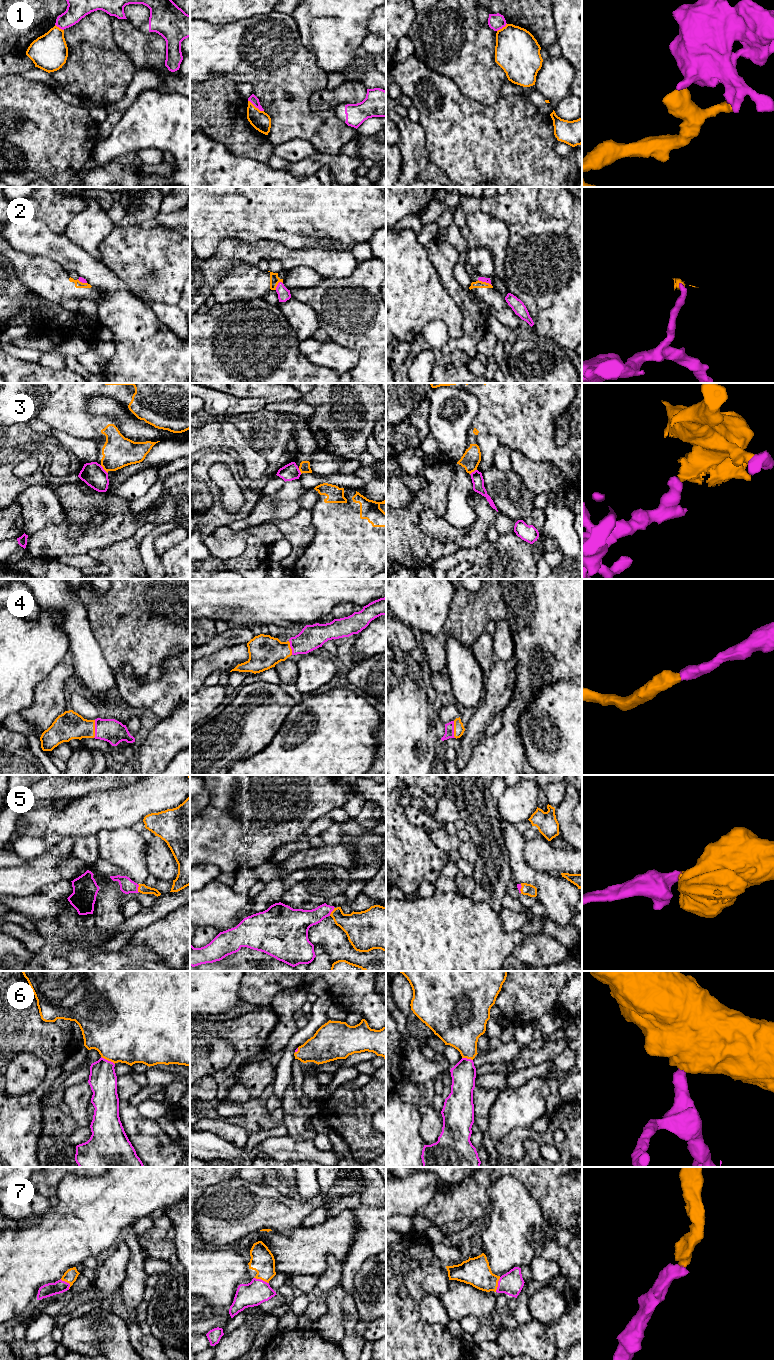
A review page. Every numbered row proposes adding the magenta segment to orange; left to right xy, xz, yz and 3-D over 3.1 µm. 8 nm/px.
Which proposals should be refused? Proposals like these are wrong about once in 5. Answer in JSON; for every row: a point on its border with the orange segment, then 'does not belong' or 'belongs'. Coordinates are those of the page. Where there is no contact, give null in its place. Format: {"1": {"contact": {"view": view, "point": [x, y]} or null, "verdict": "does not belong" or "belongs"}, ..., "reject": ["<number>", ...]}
{"1": {"contact": {"view": "xz", "point": [255, 107]}, "verdict": "does not belong"}, "2": {"contact": {"view": "xz", "point": [277, 284]}, "verdict": "does not belong"}, "3": {"contact": {"view": "xy", "point": [103, 468]}, "verdict": "does not belong"}, "4": {"contact": {"view": "xy", "point": [94, 729]}, "verdict": "belongs"}, "5": {"contact": {"view": "xy", "point": [138, 888]}, "verdict": "belongs"}, "6": {"contact": {"view": "xy", "point": [108, 1060]}, "verdict": "belongs"}, "7": {"contact": {"view": "xz", "point": [261, 1279]}, "verdict": "belongs"}, "reject": ["1", "2", "3"]}

